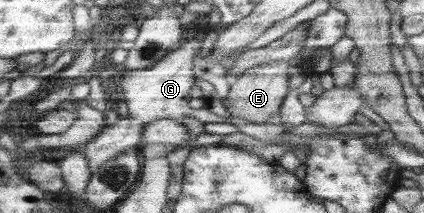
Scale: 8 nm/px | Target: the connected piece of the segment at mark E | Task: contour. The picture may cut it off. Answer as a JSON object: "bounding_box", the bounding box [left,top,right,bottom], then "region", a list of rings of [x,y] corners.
{"bounding_box":[222,62,293,124],"region":[[[269,62],[245,70],[241,76],[231,81],[231,88],[222,104],[231,117],[243,119],[253,124],[271,123],[282,109],[286,97],[290,94],[289,81],[293,69],[287,62]]]}

